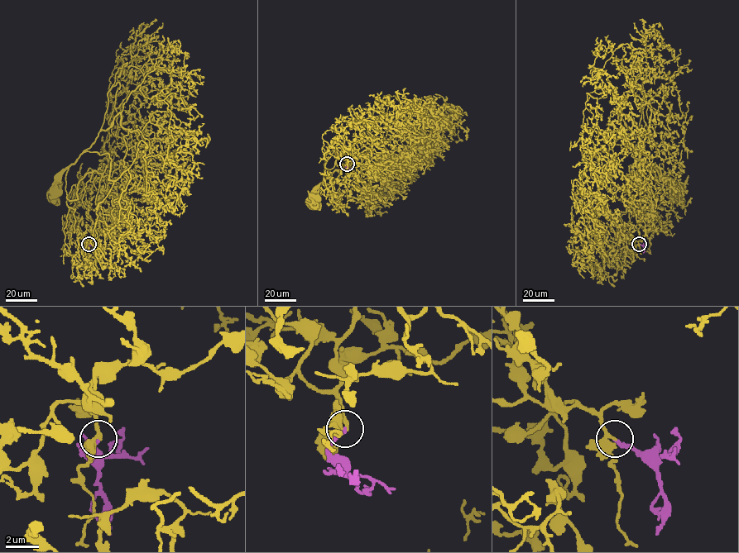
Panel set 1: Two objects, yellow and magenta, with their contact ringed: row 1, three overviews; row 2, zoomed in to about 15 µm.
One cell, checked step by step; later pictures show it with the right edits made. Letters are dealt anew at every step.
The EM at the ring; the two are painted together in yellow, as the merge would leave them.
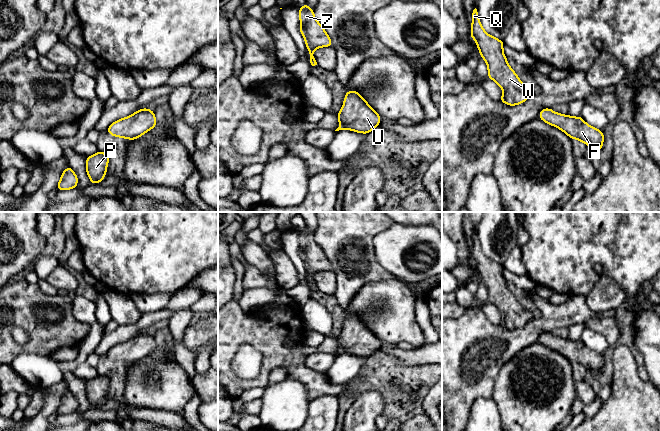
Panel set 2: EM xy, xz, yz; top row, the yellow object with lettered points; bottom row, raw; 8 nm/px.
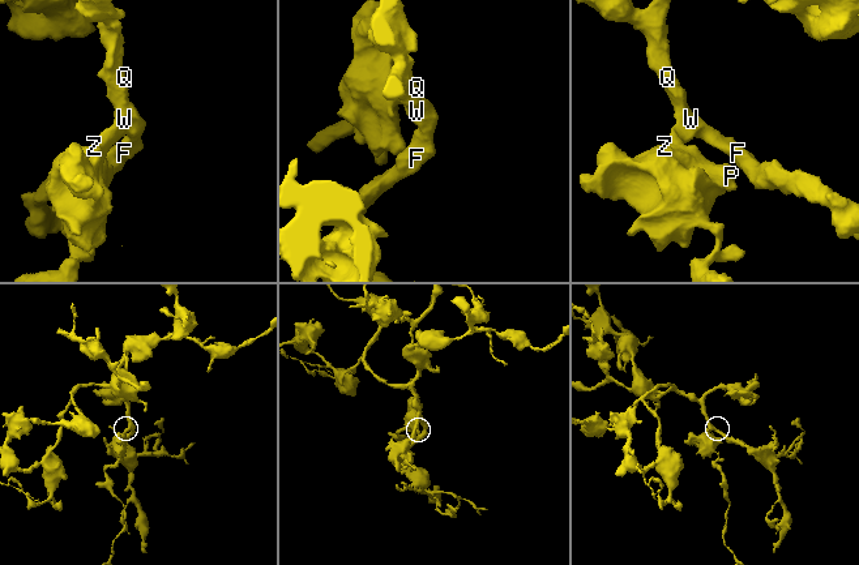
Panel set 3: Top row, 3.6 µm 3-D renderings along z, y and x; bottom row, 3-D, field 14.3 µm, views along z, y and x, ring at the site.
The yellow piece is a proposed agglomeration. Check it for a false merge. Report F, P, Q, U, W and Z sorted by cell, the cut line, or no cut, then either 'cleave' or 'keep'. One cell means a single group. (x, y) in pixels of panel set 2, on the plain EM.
F P Q U W Z; no cut; keep

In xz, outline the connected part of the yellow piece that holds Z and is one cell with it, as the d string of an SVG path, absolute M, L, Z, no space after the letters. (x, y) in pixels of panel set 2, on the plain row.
M305 227L299 232L300 257L305 263L305 268L309 274L309 284L312 290L317 289L313 275L320 271L333 270L333 266L326 257L323 250L316 244L314 233L310 233Z

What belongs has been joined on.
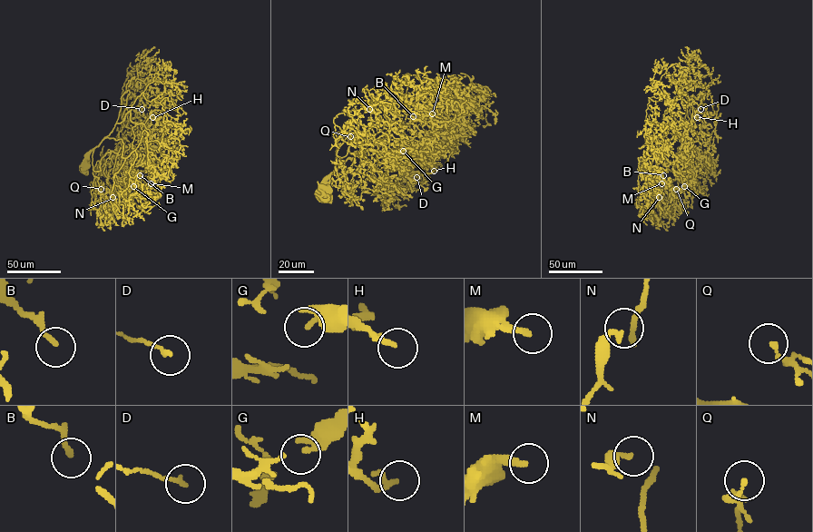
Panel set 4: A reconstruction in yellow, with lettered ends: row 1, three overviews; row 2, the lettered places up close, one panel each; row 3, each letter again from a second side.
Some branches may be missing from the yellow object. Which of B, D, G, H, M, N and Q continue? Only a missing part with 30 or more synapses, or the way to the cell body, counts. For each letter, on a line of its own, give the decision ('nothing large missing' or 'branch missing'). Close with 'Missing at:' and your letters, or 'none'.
B: nothing large missing
D: nothing large missing
G: nothing large missing
H: nothing large missing
M: branch missing
N: nothing large missing
Q: nothing large missing
Missing at: M

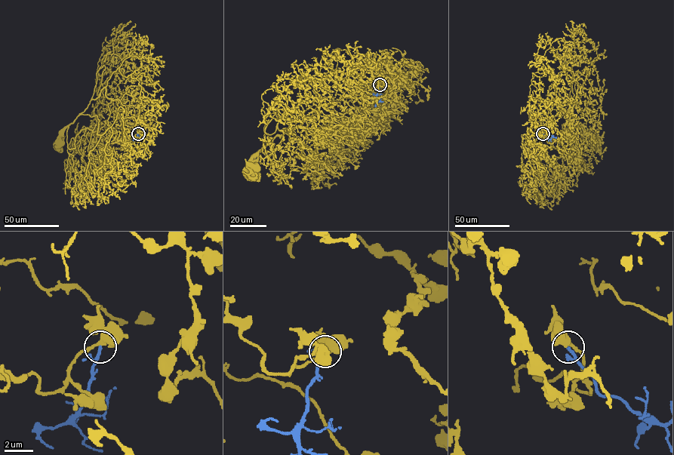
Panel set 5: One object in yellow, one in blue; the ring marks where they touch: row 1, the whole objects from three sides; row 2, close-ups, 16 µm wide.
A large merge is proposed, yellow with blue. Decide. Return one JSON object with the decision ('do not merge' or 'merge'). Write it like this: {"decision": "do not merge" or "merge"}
{"decision": "do not merge"}

